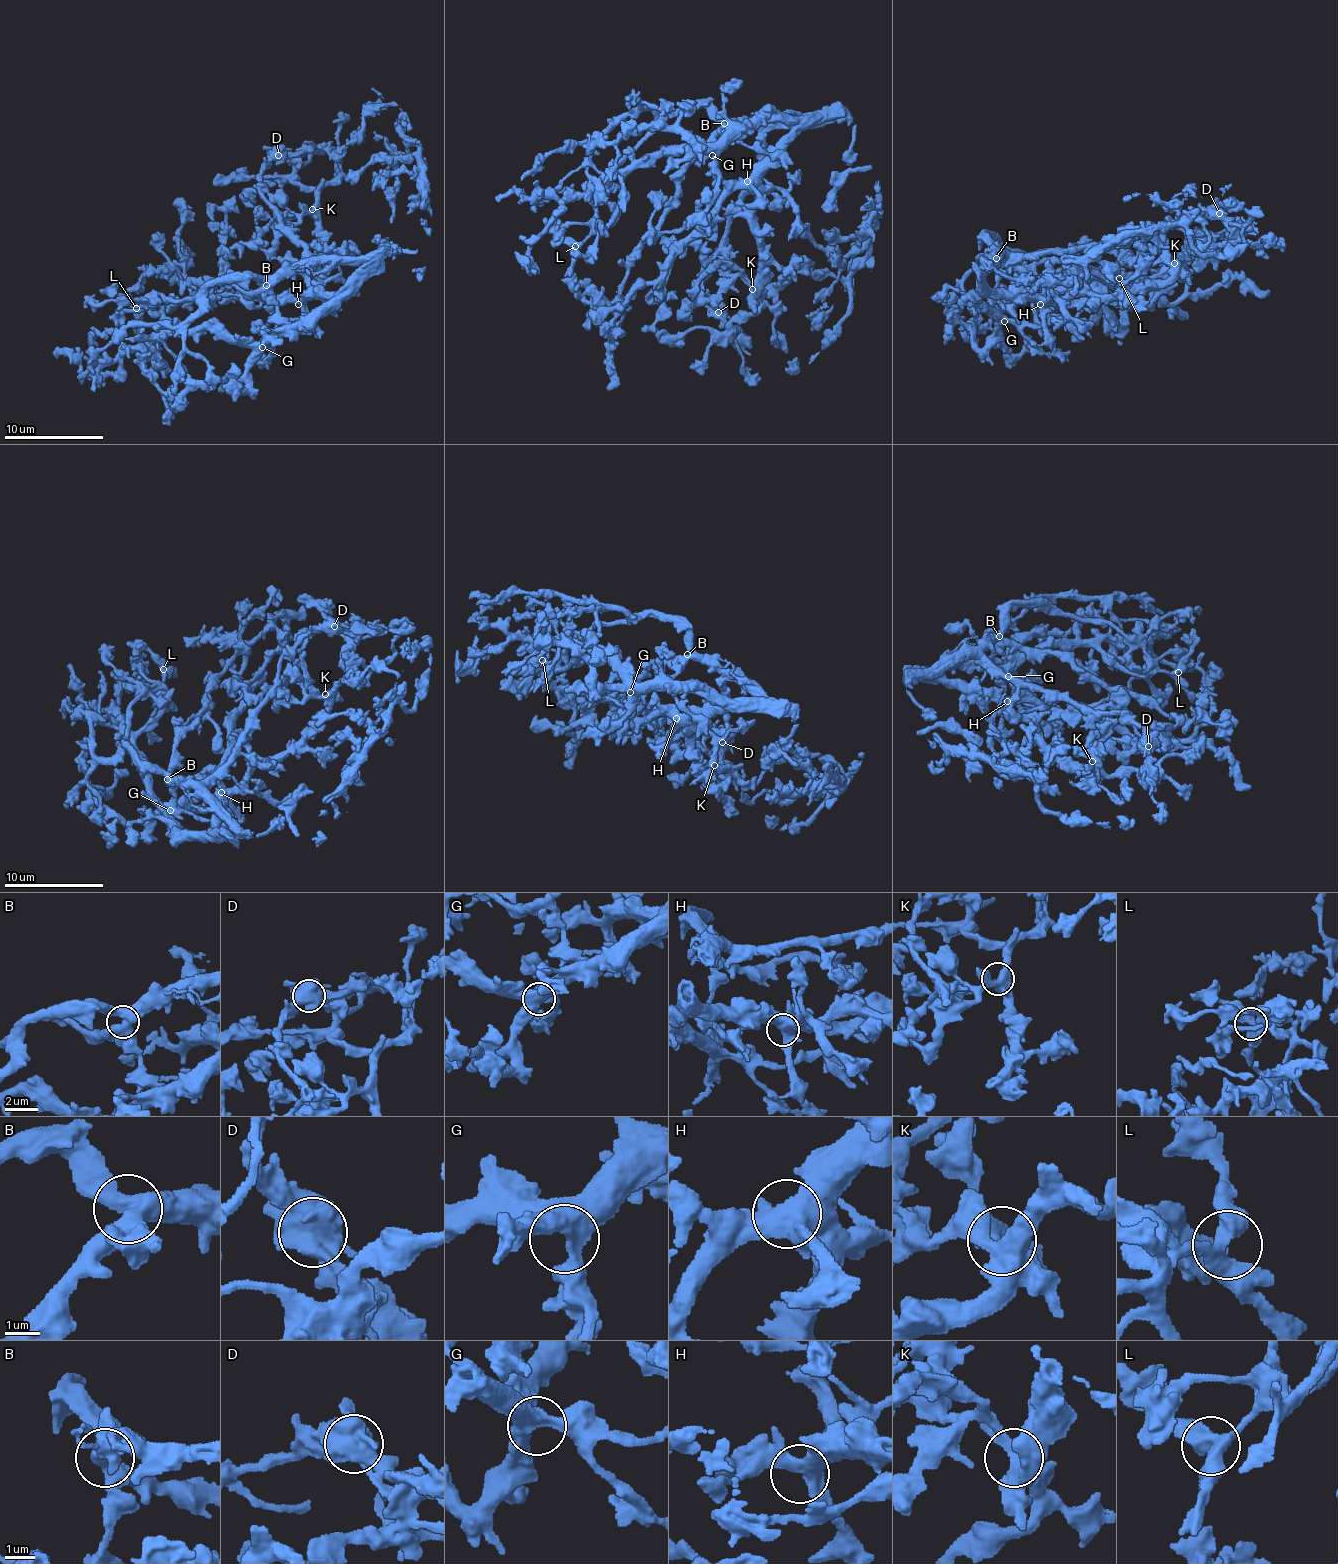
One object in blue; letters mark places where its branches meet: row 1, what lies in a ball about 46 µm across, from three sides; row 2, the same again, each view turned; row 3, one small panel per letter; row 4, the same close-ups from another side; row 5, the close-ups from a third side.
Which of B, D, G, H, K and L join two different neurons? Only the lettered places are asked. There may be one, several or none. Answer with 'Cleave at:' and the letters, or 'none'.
Cleave at: D

